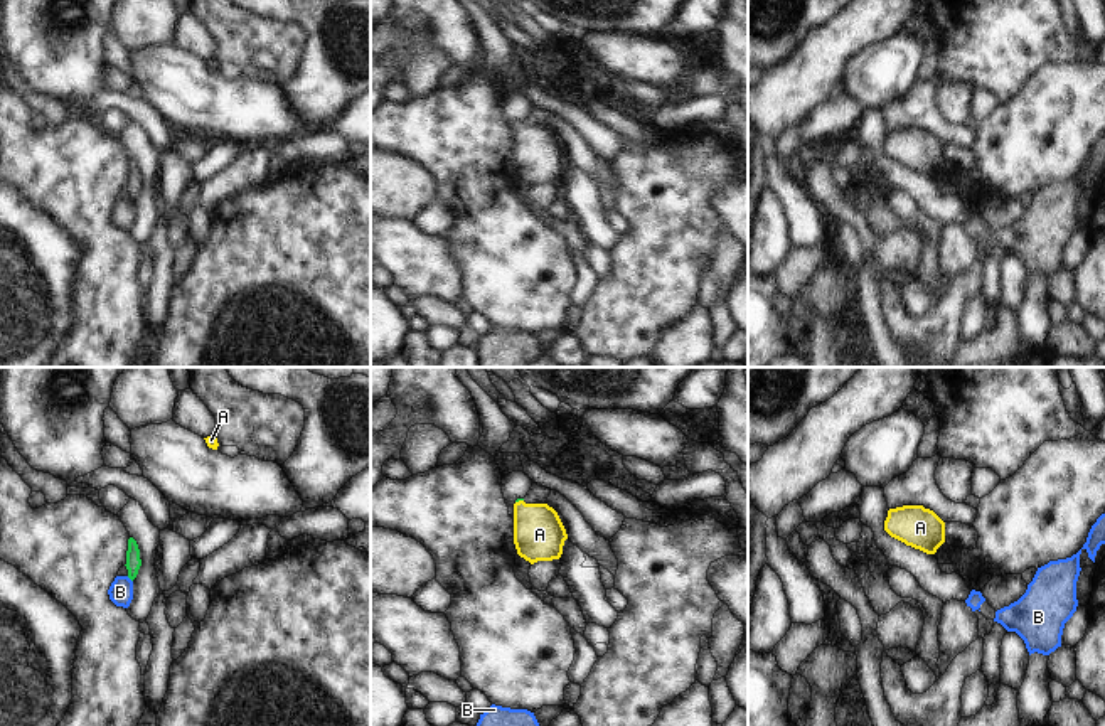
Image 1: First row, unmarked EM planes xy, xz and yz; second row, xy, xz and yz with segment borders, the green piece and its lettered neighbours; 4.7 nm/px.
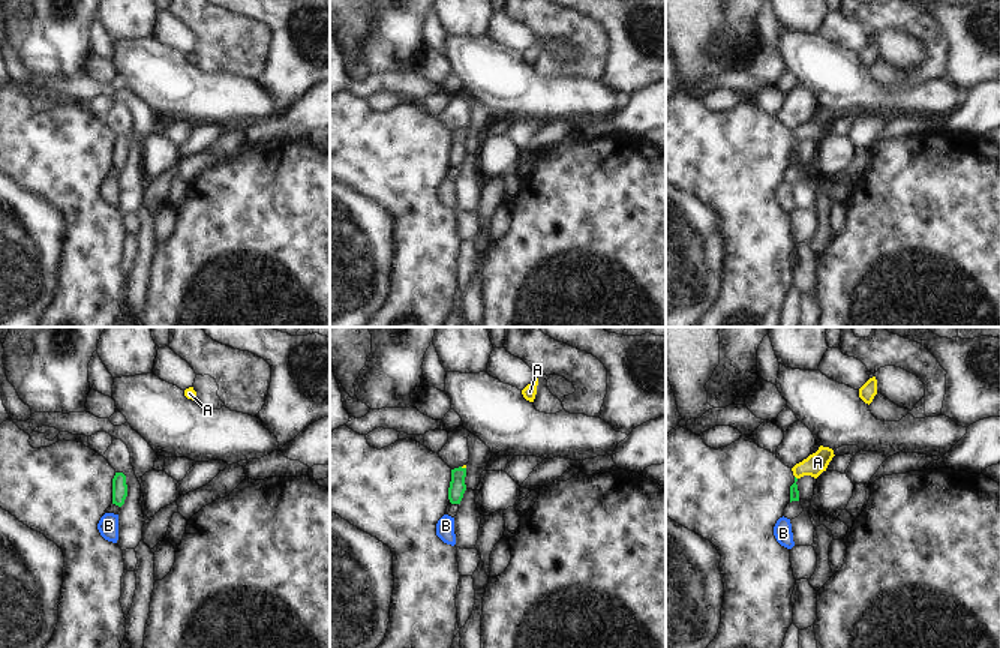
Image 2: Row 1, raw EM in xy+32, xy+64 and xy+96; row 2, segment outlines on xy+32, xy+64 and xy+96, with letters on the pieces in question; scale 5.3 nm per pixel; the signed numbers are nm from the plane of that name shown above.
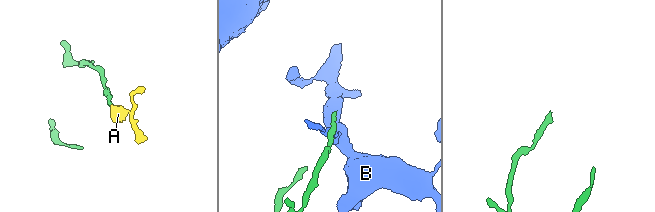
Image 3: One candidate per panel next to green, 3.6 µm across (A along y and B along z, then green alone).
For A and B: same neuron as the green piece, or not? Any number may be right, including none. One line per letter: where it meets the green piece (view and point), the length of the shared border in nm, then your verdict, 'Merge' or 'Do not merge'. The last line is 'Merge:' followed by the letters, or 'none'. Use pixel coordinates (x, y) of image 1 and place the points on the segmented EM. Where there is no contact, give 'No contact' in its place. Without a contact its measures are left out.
A: Touches green at xz (519, 499). Shared border 40 nm. Merge
B: Touches green at xy (130, 578). Shared border 40 nm. Do not merge
Merge: A

